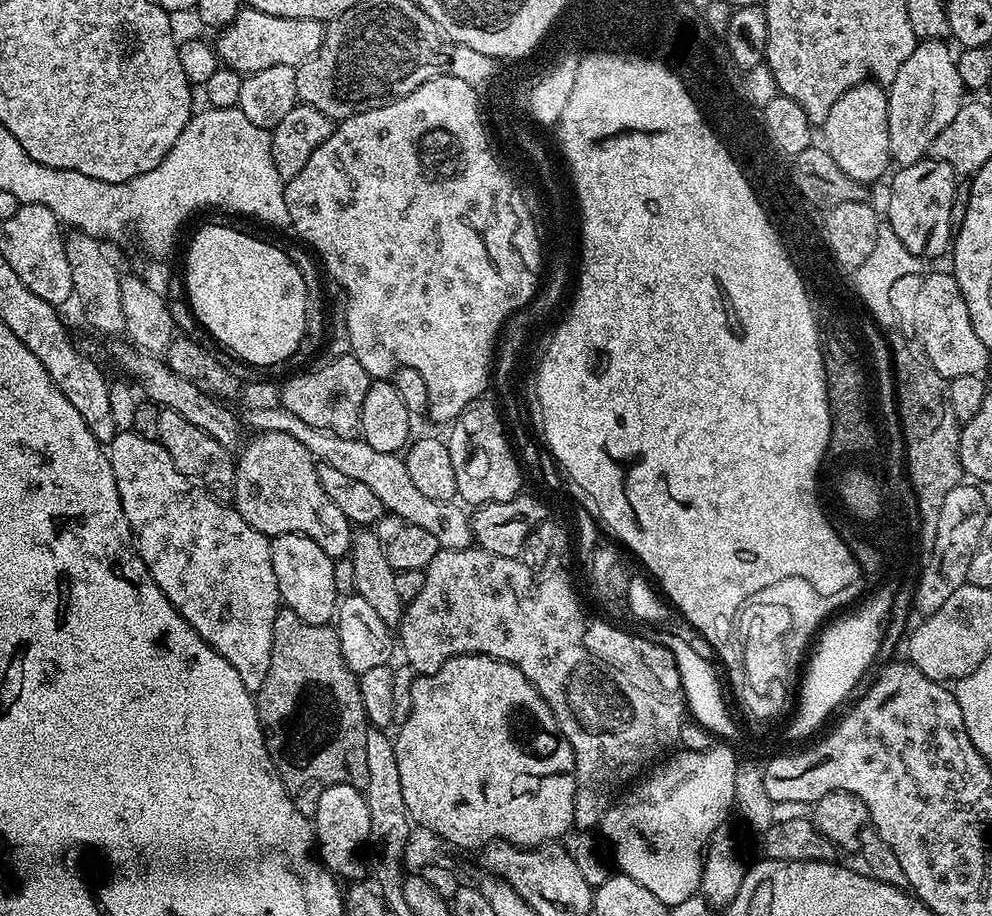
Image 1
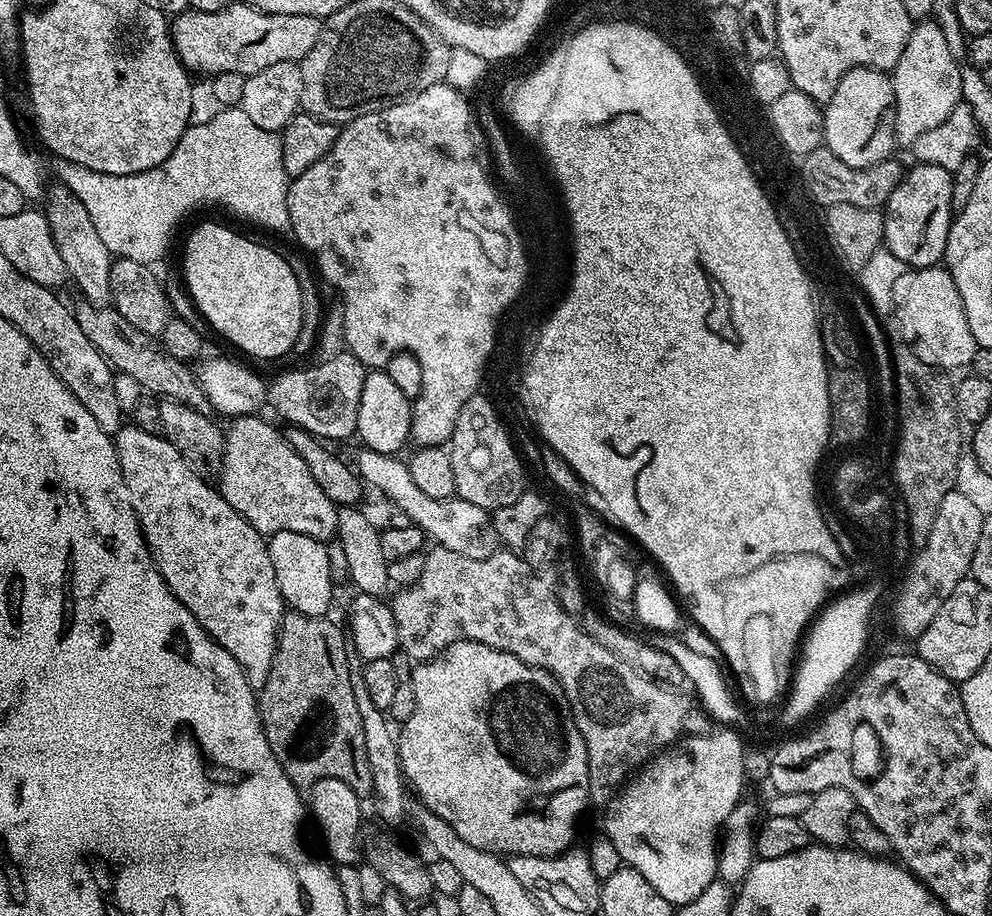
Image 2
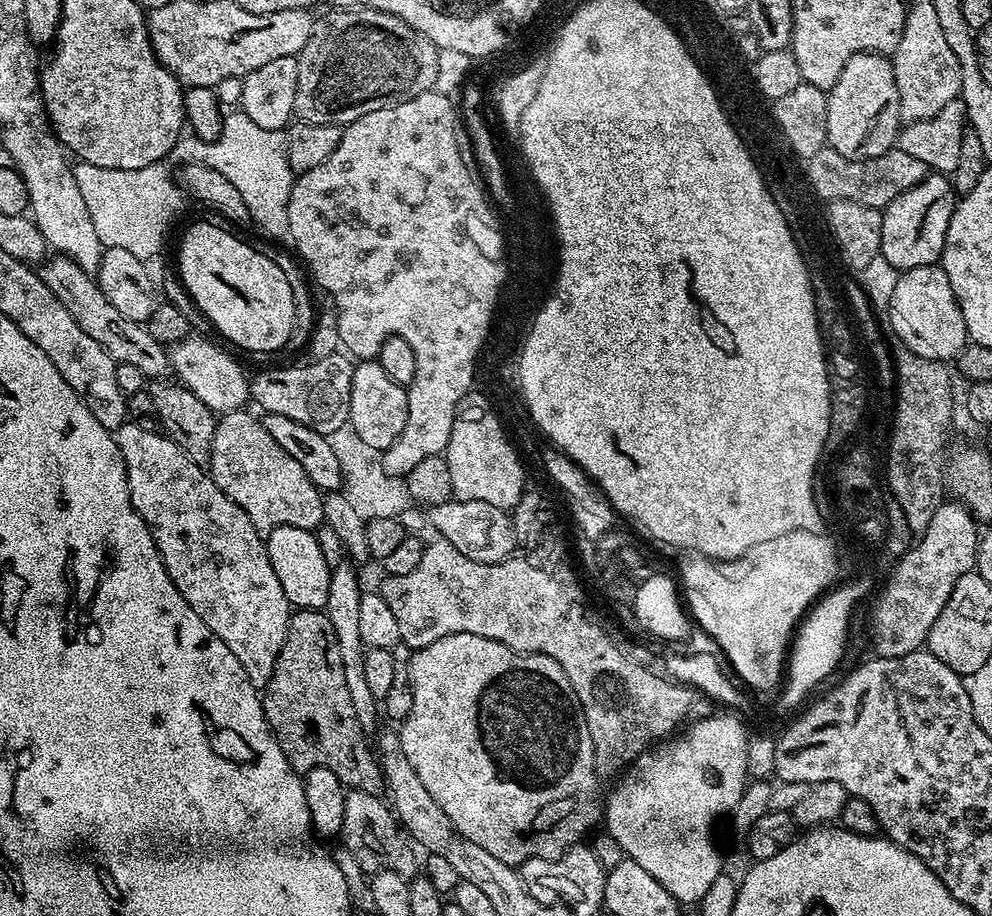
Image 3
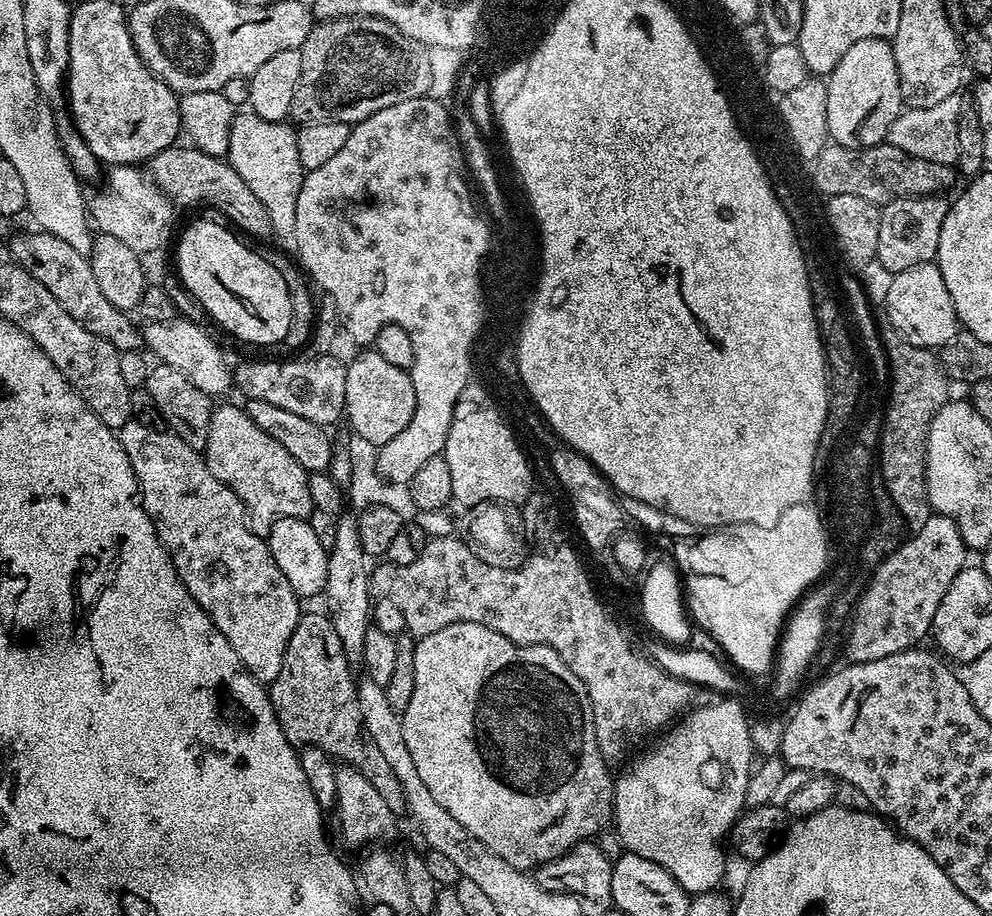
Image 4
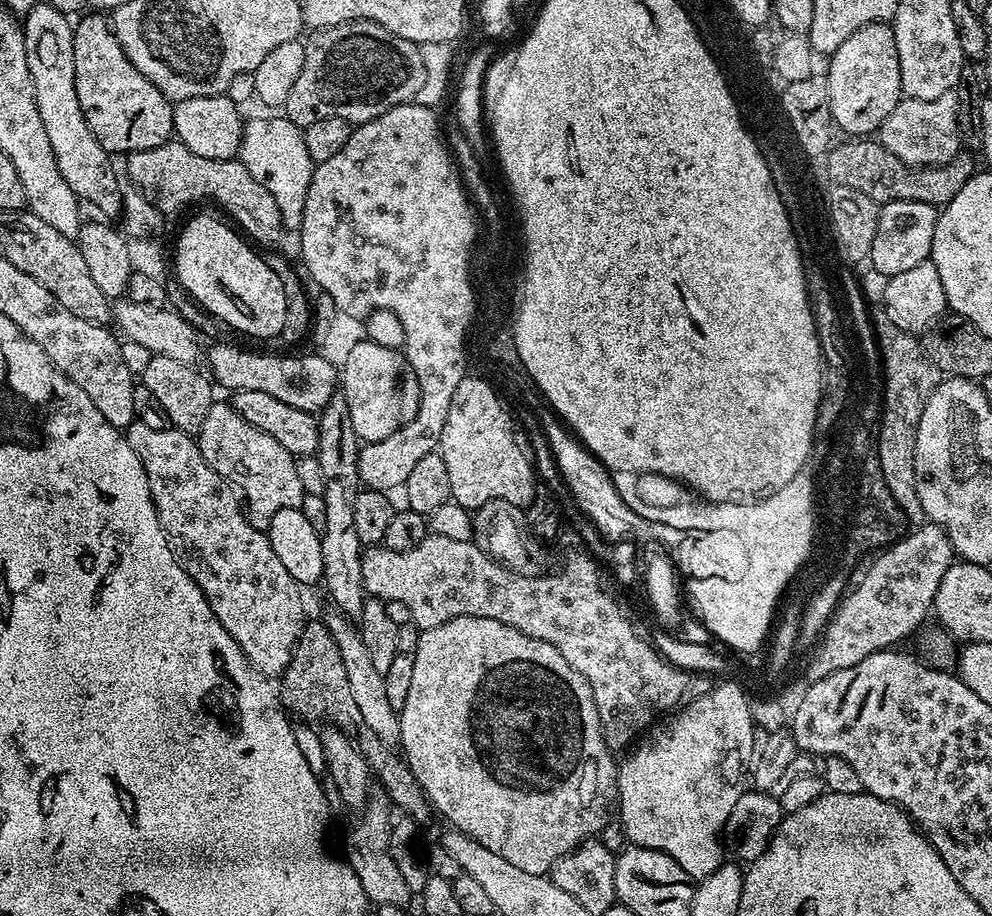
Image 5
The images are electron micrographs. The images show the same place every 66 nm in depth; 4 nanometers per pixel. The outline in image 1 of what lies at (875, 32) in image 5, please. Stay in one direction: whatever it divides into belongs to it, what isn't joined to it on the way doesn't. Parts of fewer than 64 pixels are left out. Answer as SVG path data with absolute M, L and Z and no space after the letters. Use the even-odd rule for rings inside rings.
M865 82L846 90L834 106L830 106L830 114L826 114L822 125L824 131L823 147L827 148L830 158L838 162L838 170L842 170L850 178L865 186L872 183L887 170L890 165L890 130L888 129L888 93L875 82Z

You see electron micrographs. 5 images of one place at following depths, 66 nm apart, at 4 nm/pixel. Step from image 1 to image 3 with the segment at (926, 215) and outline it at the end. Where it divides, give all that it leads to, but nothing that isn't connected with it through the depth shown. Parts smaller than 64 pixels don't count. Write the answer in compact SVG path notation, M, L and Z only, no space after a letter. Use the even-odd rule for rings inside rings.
M929 173L928 177L911 187L904 194L887 204L883 211L882 220L882 246L880 255L886 258L890 266L894 266L901 272L906 269L917 269L918 266L939 263L943 257L945 248L946 230L949 228L949 220L955 208L956 193L951 181L941 173Z

